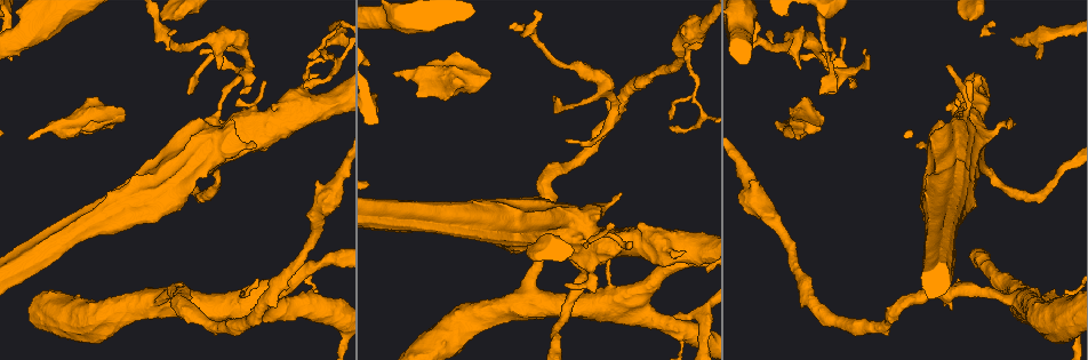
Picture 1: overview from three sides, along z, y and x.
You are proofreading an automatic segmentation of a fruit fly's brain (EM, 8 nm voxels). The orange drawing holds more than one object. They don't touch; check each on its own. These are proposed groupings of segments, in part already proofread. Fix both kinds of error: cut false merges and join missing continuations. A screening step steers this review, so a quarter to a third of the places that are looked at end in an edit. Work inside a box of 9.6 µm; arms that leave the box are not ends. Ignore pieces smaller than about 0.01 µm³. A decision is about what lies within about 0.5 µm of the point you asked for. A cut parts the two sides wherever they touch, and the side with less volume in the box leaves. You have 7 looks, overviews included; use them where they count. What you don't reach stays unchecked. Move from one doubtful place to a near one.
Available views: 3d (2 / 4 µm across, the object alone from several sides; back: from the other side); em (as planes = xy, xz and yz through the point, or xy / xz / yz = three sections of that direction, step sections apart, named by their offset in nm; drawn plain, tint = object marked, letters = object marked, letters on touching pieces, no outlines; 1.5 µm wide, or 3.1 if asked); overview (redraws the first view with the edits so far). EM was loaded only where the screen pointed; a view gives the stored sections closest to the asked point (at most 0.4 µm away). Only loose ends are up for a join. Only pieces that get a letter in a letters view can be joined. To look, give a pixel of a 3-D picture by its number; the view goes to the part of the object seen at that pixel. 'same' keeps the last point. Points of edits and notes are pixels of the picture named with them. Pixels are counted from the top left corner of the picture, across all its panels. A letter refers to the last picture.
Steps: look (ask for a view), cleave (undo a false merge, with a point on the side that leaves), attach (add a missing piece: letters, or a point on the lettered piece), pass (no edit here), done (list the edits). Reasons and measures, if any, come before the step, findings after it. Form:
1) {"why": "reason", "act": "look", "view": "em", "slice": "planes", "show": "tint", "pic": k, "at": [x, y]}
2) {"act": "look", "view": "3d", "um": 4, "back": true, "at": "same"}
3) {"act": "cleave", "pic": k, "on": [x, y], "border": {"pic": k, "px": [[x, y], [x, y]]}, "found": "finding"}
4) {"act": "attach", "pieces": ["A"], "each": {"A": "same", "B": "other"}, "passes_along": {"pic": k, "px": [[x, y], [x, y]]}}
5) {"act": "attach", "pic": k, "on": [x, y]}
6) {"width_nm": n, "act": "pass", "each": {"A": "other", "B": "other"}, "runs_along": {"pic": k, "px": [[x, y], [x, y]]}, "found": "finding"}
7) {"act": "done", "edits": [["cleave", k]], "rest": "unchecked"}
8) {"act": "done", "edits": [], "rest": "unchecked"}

{"why": "an open end", "act": "look", "view": "em", "slice": "planes", "show": "letters", "pic": 1, "at": [458, 53]}

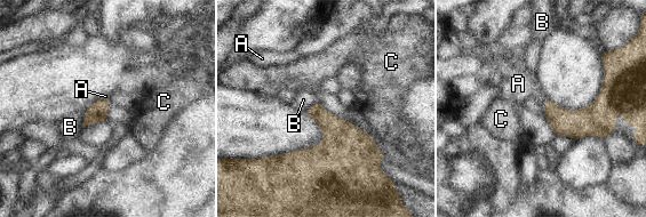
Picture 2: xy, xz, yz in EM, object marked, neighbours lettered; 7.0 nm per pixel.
{"width_nm": 140, "act": "attach", "pieces": ["A"], "each": {"A": "same", "B": "other", "C": "other"}, "passes_along": {"pic": 2, "px": [[565, 122], [544, 101], [518, 83]]}, "found": "the neuron continues"}

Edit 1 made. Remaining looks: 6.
{"act": "look", "view": "overview"}

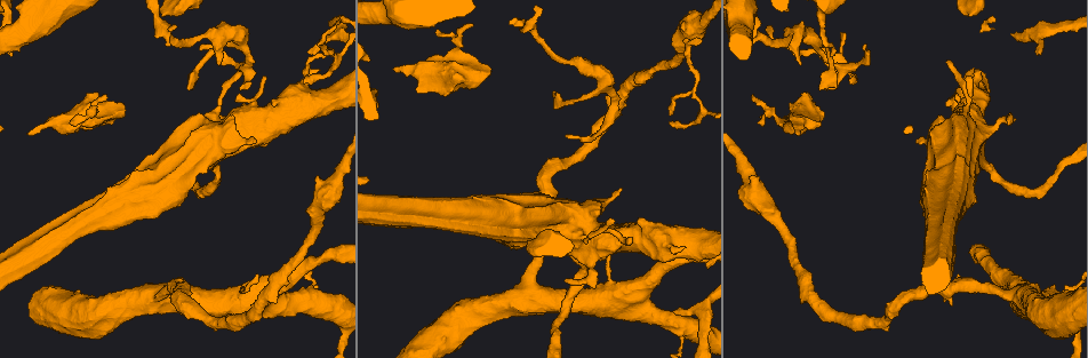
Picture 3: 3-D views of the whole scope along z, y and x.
{"act": "look", "view": "em", "slice": "yz", "step": 4, "show": "letters", "pic": 3, "at": [553, 91]}

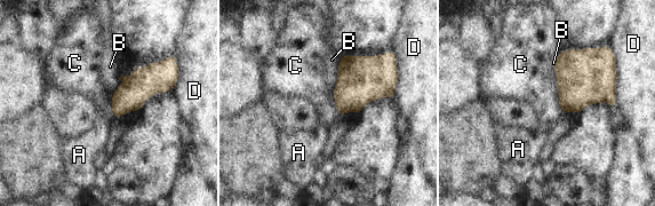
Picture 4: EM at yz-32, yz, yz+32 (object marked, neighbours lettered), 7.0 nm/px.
{"why": "another direction", "act": "look", "view": "em", "slice": "planes", "show": "letters", "at": "same"}

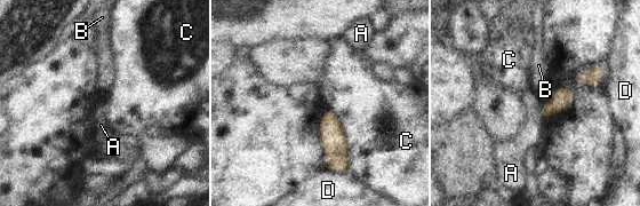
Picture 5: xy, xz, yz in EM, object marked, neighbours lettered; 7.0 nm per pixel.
{"width_nm": 100, "act": "pass", "each": {"A": "other", "B": "other", "C": "other", "D": "other"}, "found": "none of them fits"}

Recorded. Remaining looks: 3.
{"why": "tapers out", "act": "look", "view": "em", "slice": "xz", "step": 8, "show": "letters", "pic": 3, "at": [830, 54]}

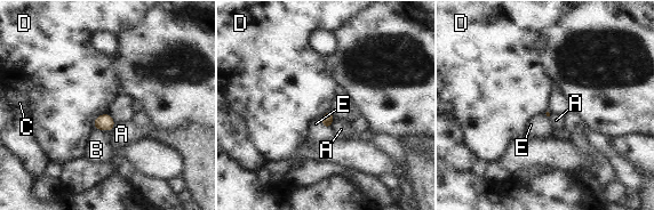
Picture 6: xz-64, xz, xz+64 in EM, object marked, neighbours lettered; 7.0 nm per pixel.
{"longest_contact_nm": ["D", 160], "act": "pass", "each": {"A": "other", "B": "other", "C": "other", "D": "other", "E": "other"}, "found": "none of them fits"}

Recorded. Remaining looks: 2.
{"act": "done", "edits": [["attach", 2]], "rest": "unchecked"}

